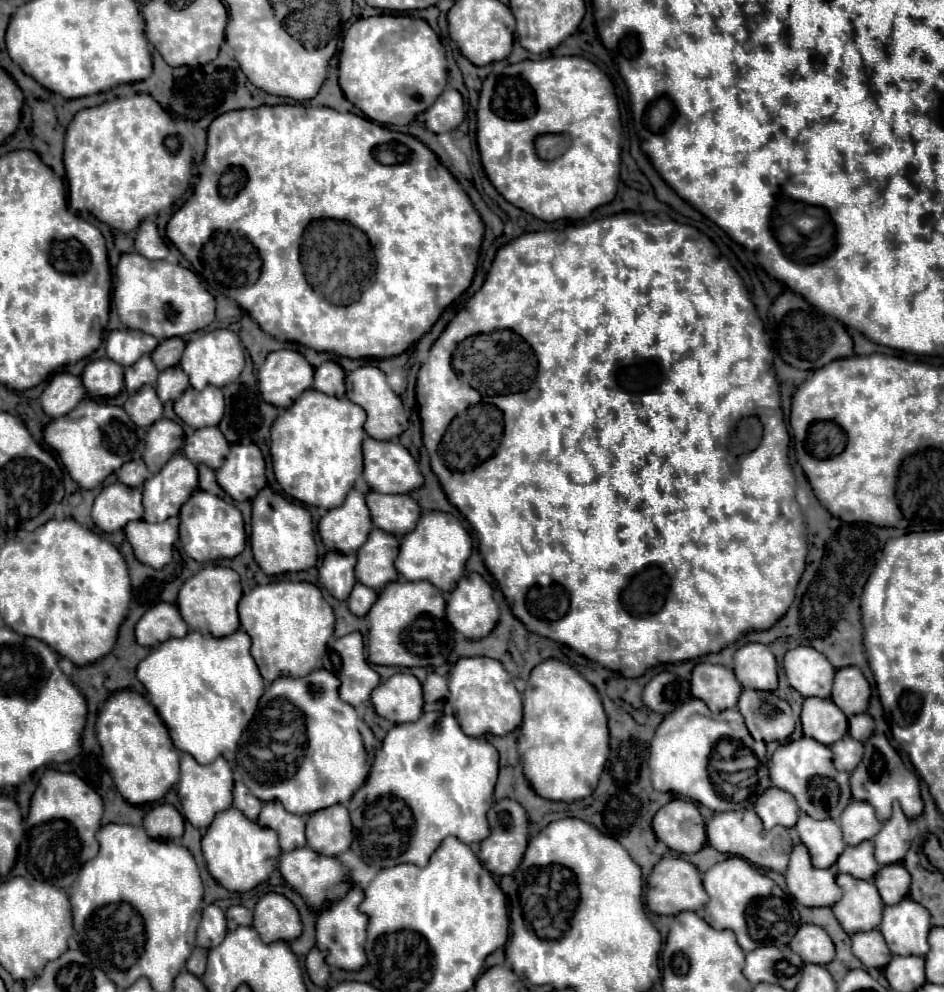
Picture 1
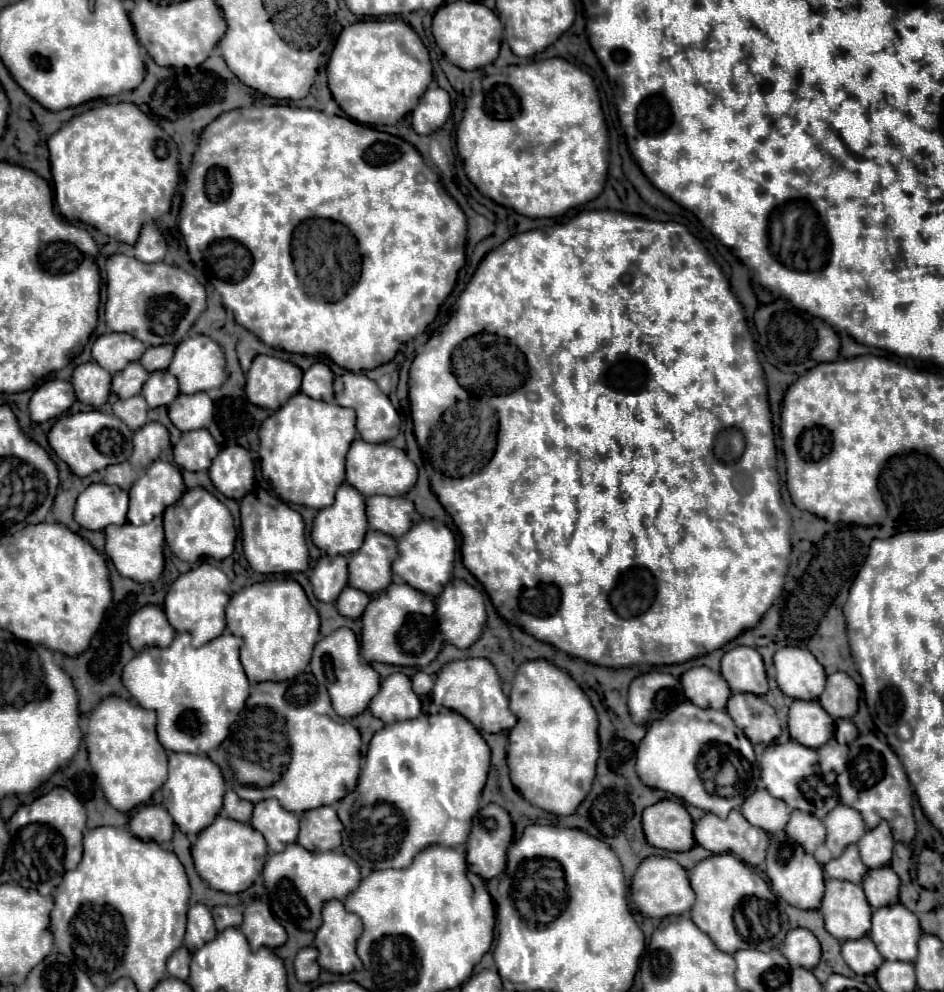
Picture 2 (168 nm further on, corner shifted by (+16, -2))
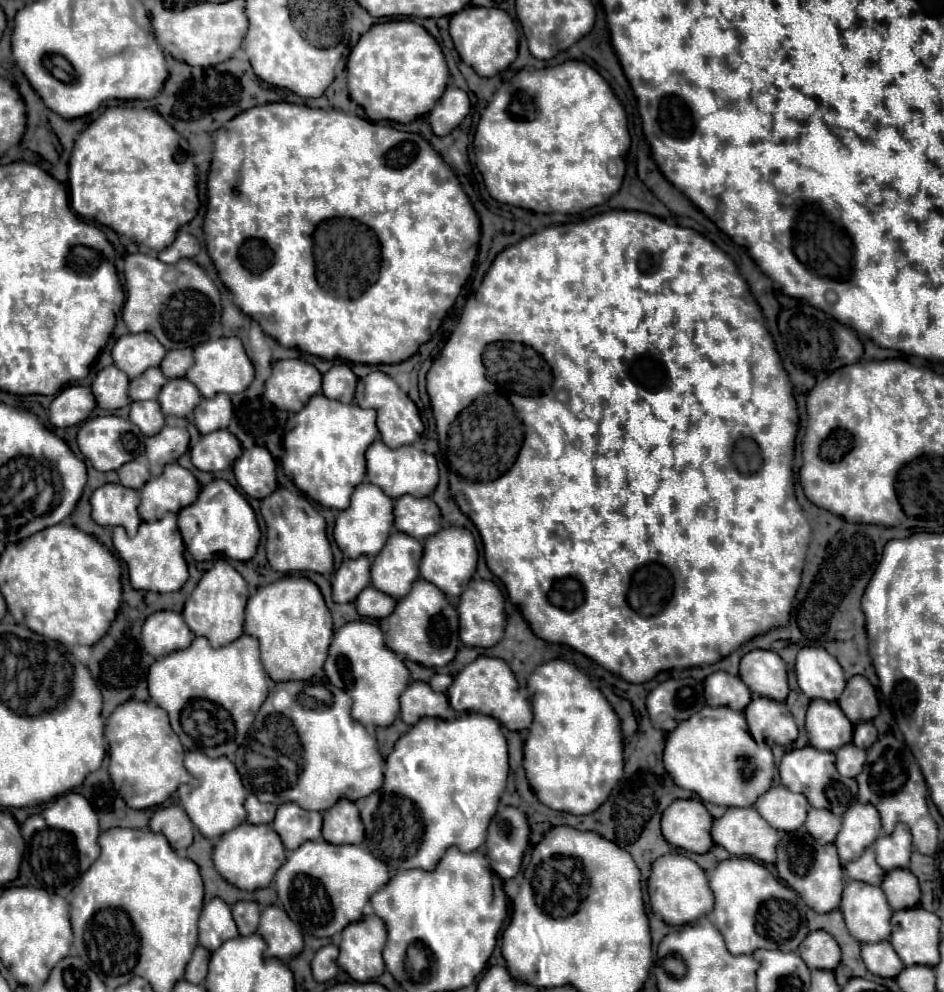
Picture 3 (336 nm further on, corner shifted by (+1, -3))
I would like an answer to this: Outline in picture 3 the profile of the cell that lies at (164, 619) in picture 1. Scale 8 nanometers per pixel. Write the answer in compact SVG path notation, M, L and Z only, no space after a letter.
M157 611L145 619L143 625L143 649L153 657L165 657L173 651L189 647L193 633L183 621L181 613Z

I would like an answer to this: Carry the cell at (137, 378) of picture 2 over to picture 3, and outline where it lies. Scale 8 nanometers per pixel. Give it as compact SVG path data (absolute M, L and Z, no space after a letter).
M147 369L147 373L143 373L143 377L131 379L129 385L129 397L131 401L147 401L147 399L157 399L159 389L167 383L167 377L163 377L161 369Z

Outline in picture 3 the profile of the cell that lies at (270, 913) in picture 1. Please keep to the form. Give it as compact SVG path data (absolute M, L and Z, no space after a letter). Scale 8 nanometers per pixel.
M269 905L261 913L261 923L257 933L267 943L267 957L277 957L287 961L293 955L299 955L303 949L303 935L297 925L287 917L285 909Z

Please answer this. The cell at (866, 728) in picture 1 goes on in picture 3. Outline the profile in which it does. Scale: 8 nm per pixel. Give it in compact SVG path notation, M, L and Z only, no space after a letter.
M863 721L863 725L855 725L855 735L853 735L853 743L861 749L869 749L877 739L877 729L873 727L873 723Z

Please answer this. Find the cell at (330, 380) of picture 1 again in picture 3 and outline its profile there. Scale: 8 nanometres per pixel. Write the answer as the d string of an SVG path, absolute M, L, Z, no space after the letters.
M339 363L333 365L325 375L323 375L323 395L341 403L351 403L353 401L353 393L355 393L355 385L357 385L357 377L355 373L349 369L349 365Z

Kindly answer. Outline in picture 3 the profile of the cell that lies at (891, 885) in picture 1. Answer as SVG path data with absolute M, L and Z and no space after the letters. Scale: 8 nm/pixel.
M893 869L891 873L885 873L881 889L893 911L909 909L919 903L921 893L917 877L907 869Z

